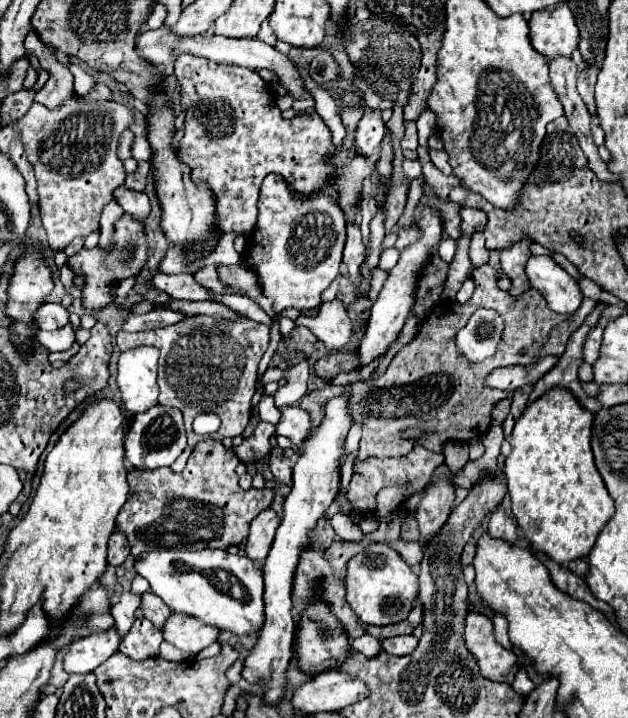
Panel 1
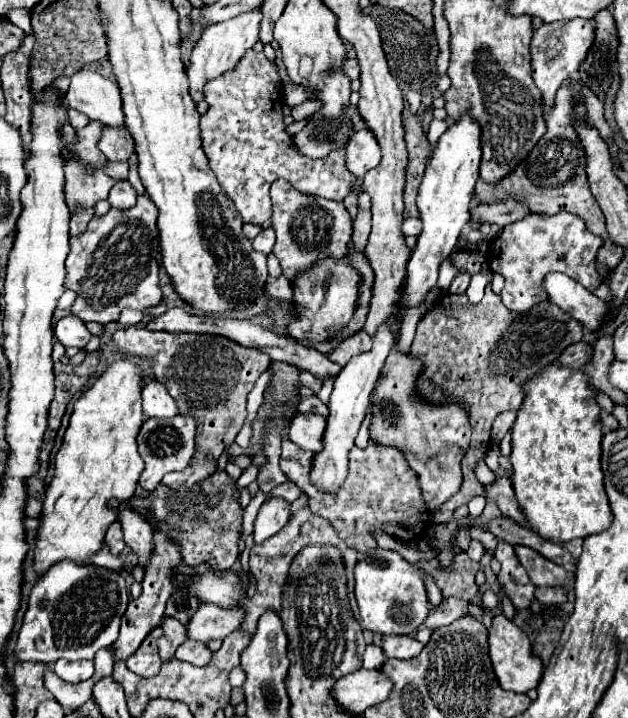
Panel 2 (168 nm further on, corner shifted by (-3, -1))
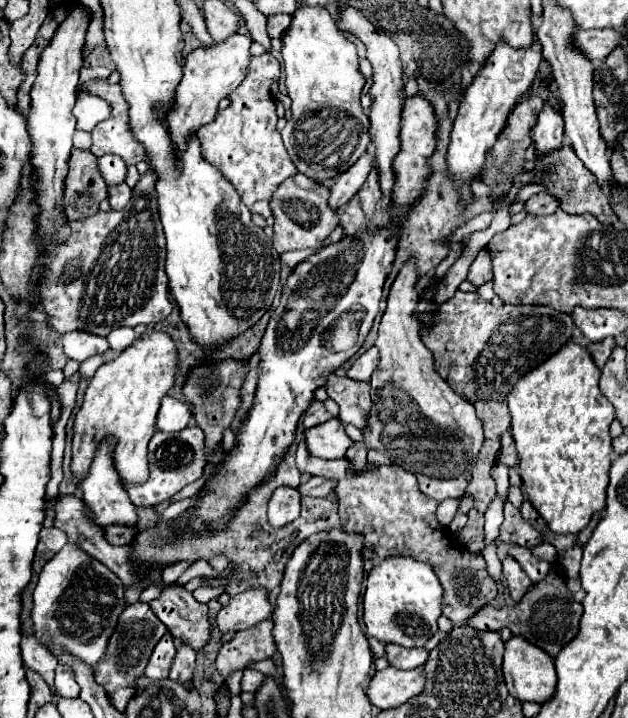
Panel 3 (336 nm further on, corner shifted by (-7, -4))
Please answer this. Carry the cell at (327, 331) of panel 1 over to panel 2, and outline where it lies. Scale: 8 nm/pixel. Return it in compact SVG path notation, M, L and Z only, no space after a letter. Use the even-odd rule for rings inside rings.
M359 331L355 337L345 339L345 341L329 355L329 359L331 359L333 363L337 363L337 365L343 367L343 365L349 363L351 357L361 355L361 353L367 353L367 351L371 351L371 337L369 337L365 331Z

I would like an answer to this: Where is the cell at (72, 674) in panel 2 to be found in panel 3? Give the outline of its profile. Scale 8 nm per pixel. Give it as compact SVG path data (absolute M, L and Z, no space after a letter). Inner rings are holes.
M59 664L55 668L55 688L59 696L67 696L67 698L79 696L79 684L75 684L75 674L65 664Z

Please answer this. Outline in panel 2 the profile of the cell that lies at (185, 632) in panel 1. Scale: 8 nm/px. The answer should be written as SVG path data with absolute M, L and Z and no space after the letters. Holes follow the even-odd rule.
M203 603L187 625L189 639L197 639L203 643L211 639L225 639L229 633L241 627L243 617L245 617L243 607L219 609L219 605Z

